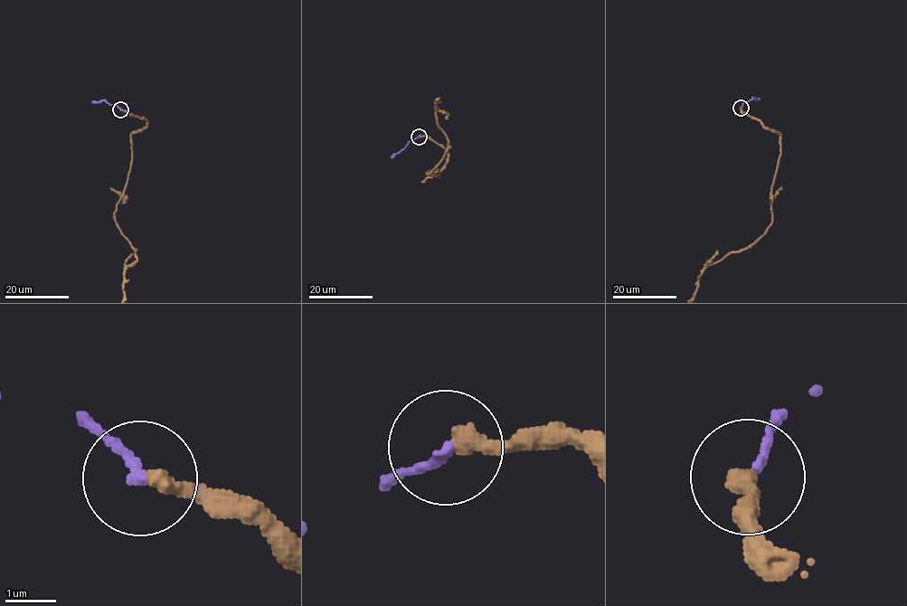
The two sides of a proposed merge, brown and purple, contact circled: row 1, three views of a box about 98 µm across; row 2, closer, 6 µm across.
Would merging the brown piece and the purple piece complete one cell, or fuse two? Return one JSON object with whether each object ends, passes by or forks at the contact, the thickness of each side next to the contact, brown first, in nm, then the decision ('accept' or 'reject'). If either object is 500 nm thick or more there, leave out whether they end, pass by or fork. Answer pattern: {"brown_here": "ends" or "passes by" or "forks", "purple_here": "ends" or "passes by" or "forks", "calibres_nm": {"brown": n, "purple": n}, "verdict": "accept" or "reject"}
{"brown_here": "ends", "purple_here": "ends", "calibres_nm": {"brown": 340, "purple": 200}, "verdict": "reject"}

